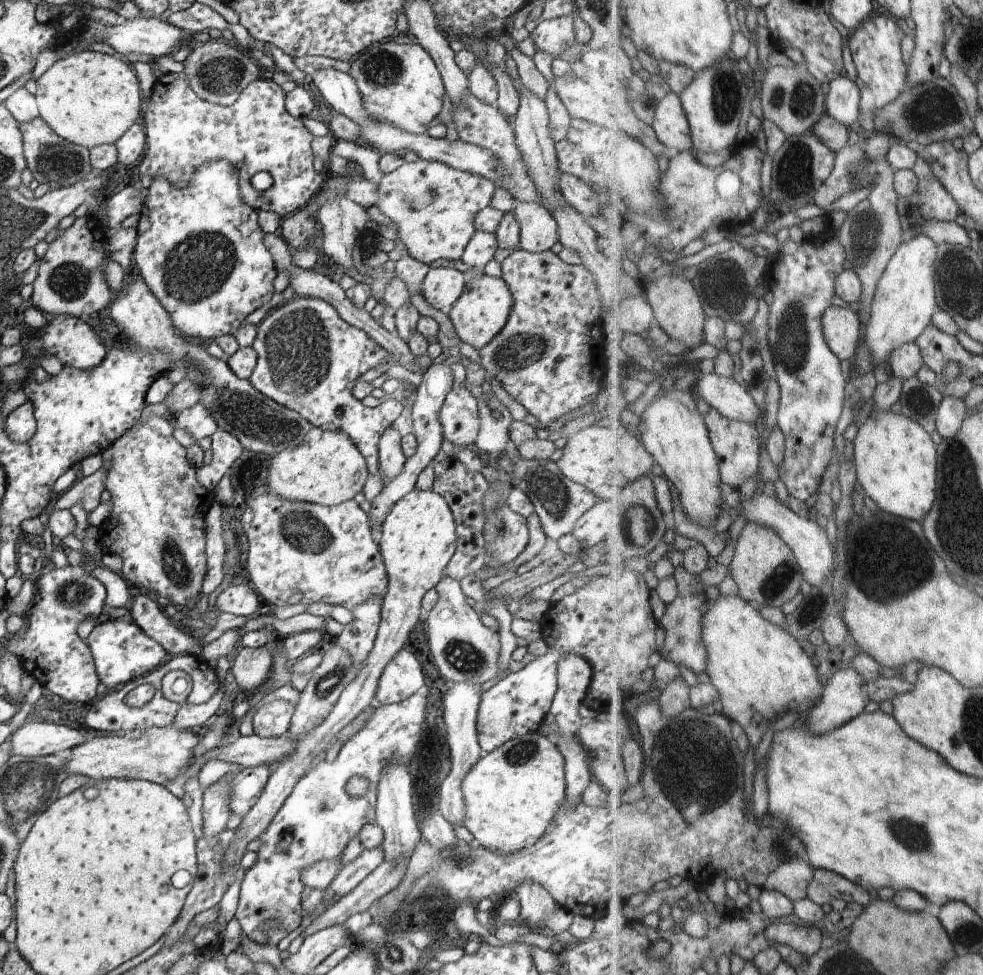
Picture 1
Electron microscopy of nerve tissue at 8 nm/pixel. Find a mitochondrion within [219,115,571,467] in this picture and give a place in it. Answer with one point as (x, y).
(299, 354)

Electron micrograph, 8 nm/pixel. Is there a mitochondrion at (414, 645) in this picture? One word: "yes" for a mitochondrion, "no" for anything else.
no

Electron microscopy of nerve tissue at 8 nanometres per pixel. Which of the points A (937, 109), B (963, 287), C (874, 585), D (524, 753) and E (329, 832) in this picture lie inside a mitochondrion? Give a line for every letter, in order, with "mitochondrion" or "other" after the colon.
A: mitochondrion
B: mitochondrion
C: mitochondrion
D: mitochondrion
E: mitochondrion

